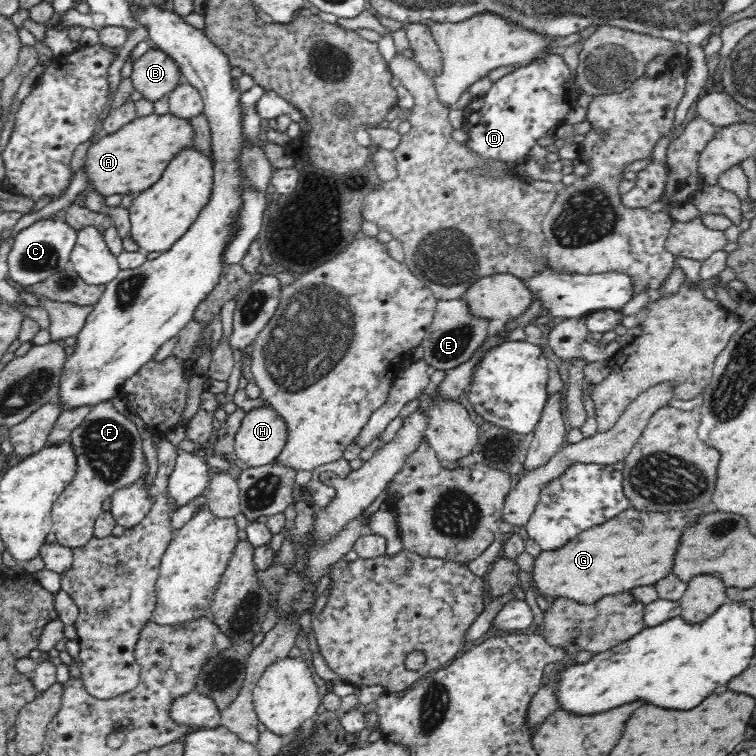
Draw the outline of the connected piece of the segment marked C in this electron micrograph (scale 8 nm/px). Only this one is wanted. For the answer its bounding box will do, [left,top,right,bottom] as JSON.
[7,218,77,286]

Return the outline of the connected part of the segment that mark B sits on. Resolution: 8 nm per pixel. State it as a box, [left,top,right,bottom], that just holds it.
[130,46,180,102]

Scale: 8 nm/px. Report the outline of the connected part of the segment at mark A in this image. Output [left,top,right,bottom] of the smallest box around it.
[84,113,194,196]

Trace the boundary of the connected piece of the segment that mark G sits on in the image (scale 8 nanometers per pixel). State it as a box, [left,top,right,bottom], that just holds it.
[532,506,706,604]

